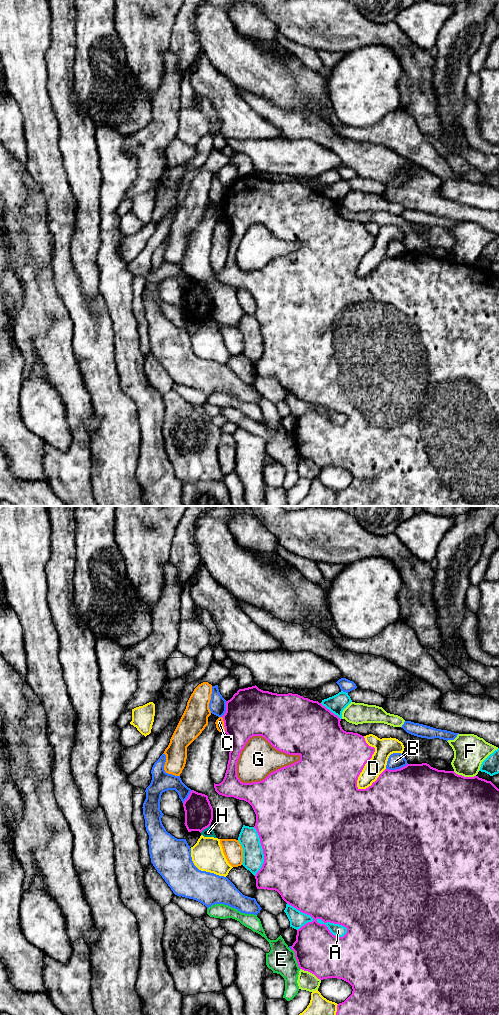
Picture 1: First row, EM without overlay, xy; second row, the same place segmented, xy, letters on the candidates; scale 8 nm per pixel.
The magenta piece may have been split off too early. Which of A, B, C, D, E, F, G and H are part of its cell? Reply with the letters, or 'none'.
none

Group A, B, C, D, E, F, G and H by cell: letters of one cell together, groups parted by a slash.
A B G H / C / D / E / F

